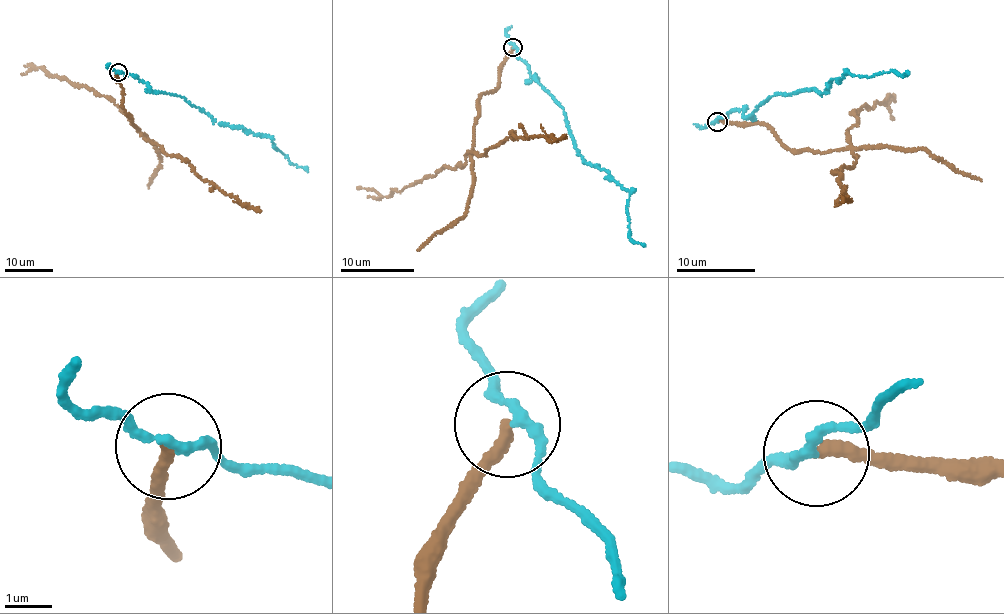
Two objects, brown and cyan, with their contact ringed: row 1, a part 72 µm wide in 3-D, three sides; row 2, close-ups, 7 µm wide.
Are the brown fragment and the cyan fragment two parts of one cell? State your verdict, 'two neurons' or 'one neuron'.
two neurons

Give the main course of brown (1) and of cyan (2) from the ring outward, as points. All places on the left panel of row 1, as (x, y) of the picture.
1: (118, 72), (124, 110), (140, 133), (168, 155), (178, 155), (203, 180), (261, 212)
2: (118, 73), (134, 75), (159, 92), (181, 96), (219, 124), (267, 136), (292, 163), (308, 171)

